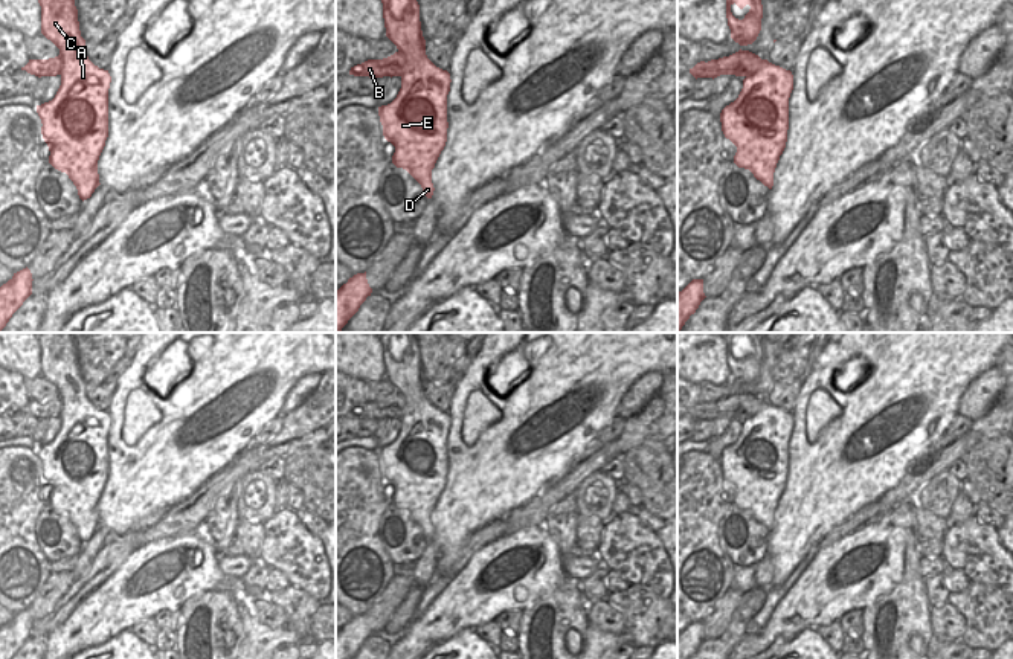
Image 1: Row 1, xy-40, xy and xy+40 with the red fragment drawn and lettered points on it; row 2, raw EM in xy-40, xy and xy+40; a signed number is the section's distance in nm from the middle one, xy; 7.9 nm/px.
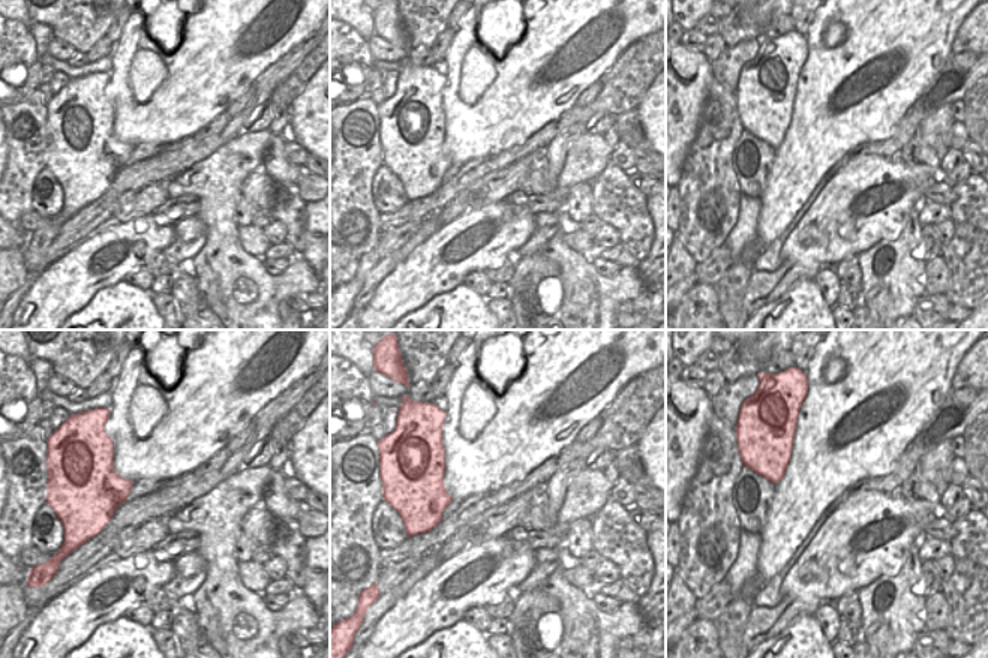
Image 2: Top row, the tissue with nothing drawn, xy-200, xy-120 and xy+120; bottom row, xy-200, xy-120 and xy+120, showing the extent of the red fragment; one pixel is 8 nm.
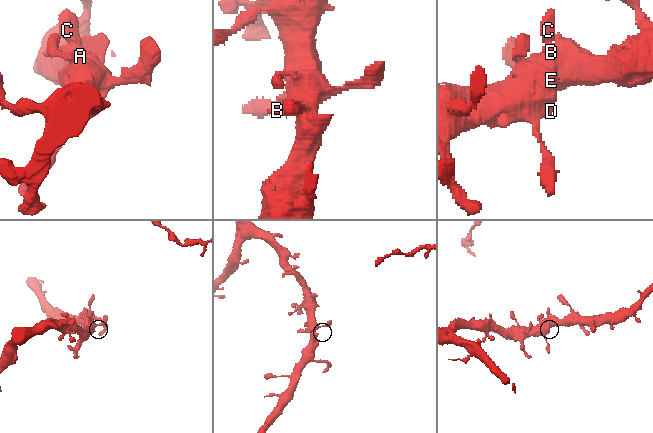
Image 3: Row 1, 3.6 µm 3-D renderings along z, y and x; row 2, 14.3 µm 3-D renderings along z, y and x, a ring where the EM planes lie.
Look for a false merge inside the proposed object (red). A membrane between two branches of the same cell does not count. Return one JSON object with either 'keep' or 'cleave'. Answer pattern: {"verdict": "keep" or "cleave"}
{"verdict": "keep"}

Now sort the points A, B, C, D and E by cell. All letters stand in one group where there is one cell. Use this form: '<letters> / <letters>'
A B C D E

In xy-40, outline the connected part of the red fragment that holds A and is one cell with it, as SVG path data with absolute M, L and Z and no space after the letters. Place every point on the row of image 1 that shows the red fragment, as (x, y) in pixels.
M38 0L38 3L41 6L41 34L59 49L59 55L49 59L29 59L21 70L38 78L61 76L55 98L37 105L37 113L43 124L43 139L50 151L49 163L69 175L84 201L101 185L98 160L108 137L111 76L108 70L99 69L85 55L85 40L81 37L75 0Z

